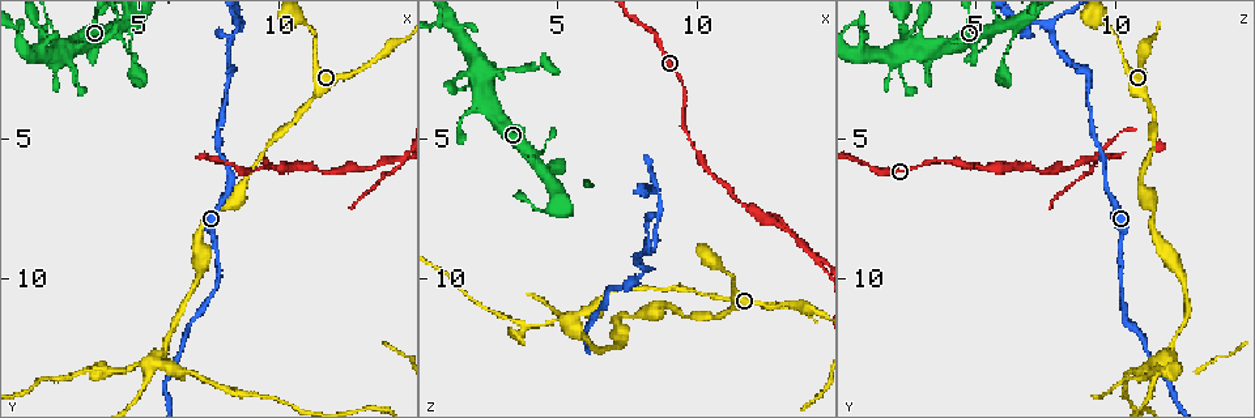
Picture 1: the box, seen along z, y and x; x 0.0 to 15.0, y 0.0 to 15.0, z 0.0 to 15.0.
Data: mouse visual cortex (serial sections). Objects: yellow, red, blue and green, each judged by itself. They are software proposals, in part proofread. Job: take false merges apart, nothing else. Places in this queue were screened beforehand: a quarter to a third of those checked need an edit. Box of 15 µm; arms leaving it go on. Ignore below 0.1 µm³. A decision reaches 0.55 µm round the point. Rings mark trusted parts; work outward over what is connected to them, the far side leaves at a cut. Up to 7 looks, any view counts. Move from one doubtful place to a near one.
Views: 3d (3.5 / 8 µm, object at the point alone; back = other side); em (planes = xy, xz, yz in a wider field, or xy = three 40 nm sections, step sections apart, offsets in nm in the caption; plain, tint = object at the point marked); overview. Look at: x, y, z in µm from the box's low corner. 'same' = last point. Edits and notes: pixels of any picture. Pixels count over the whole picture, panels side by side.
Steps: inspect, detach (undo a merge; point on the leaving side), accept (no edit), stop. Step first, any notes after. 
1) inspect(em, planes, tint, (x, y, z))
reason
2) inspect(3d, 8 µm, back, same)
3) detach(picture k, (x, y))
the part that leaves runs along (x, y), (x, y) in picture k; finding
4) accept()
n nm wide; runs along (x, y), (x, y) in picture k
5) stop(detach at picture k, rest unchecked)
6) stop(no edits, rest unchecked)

inspect(3d, 3.5 µm, (14.2, 5.8, 9.3))
a fork

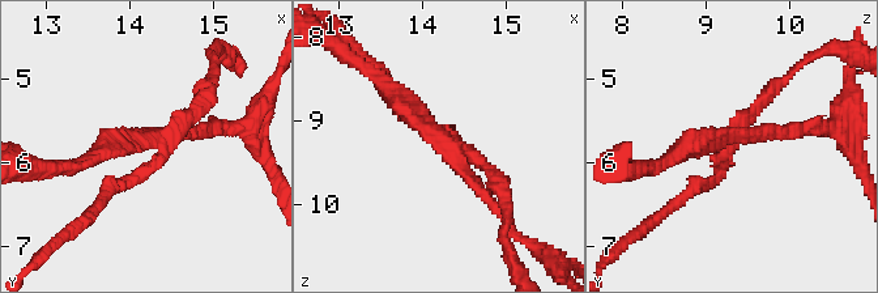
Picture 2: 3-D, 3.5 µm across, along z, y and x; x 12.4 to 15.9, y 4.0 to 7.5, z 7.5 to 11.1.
inspect(em, xy, step 1, tint, (14.30, 5.70, 9.25))
now the EM

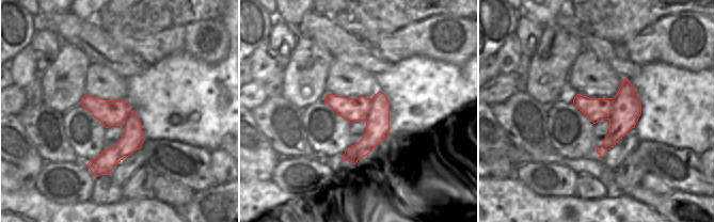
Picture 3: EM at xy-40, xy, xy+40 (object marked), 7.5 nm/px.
detach(picture 2, (766, 96))
the part that leaves runs along (724, 149), (717, 177), (657, 217) in picture 2; two cells meet here

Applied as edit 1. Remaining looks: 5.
inspect(overview)

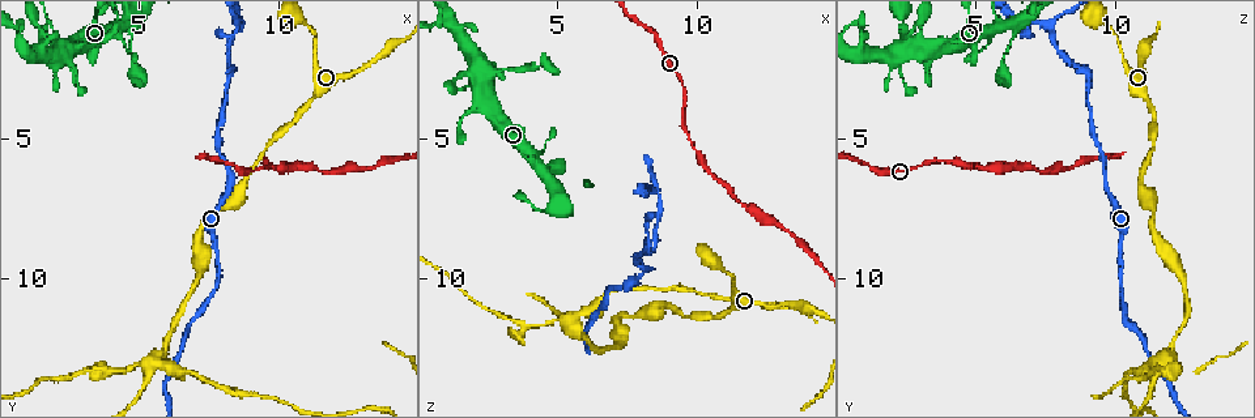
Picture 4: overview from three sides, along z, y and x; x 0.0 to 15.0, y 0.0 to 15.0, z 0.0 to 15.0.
inspect(3d, 3.5 µm, (8.6, 1.0, 7.7))

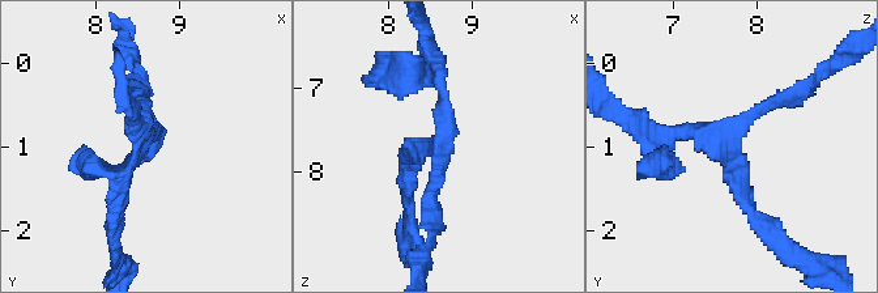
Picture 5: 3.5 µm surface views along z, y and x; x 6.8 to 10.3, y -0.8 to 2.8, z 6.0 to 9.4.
inspect(em, xy, step 1, tint, (8.60, 0.95, 7.70))
3 arms; arms of 150, 150, 150 nm

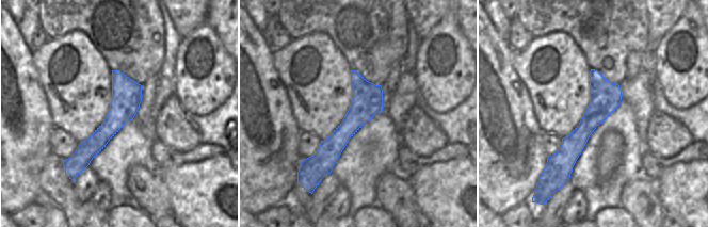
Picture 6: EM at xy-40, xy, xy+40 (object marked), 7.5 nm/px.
accept()
240 nm wide; runs along (594, 73), (597, 112), (564, 173) in picture 6; continuous, no second cell

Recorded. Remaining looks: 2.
stop(detach at picture 2, rest unchecked)

